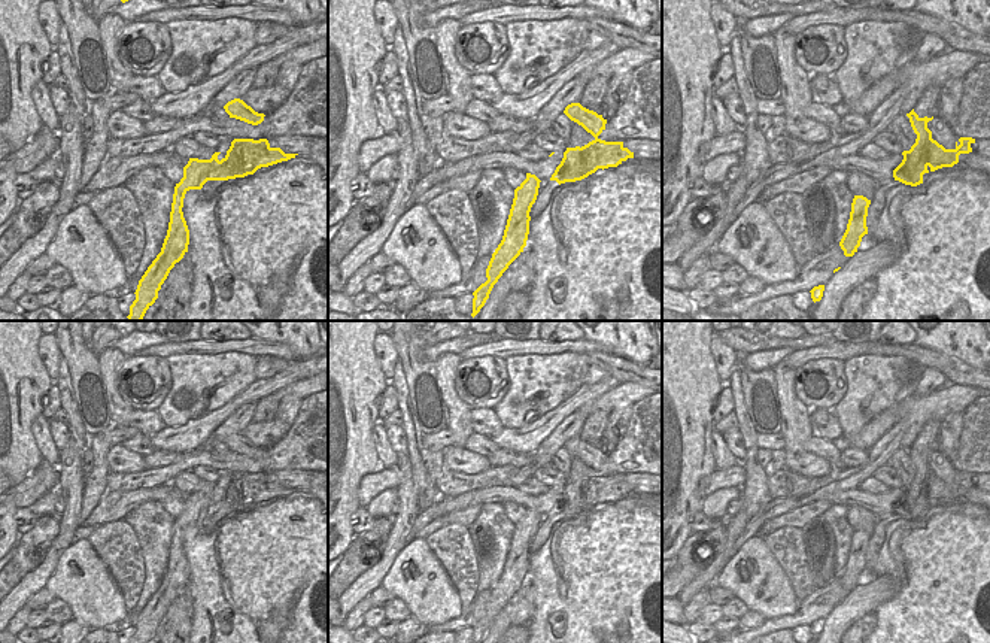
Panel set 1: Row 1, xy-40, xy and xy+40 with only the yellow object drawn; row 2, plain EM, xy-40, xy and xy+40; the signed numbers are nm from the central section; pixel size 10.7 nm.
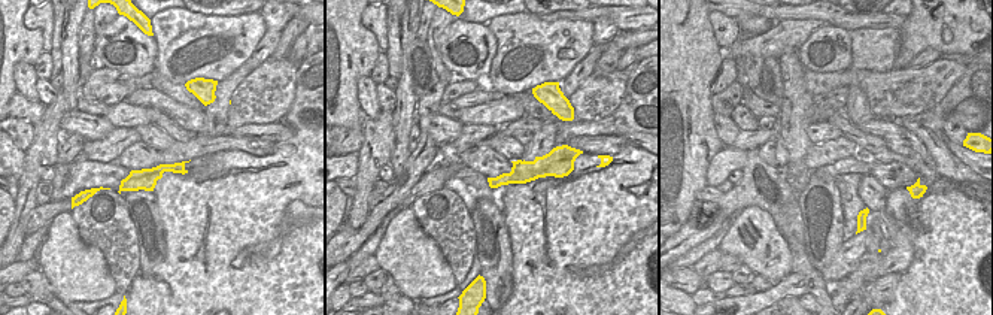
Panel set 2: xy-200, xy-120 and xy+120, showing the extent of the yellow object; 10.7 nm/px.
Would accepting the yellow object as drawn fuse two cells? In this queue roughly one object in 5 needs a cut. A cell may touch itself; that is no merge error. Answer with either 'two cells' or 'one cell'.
two cells

